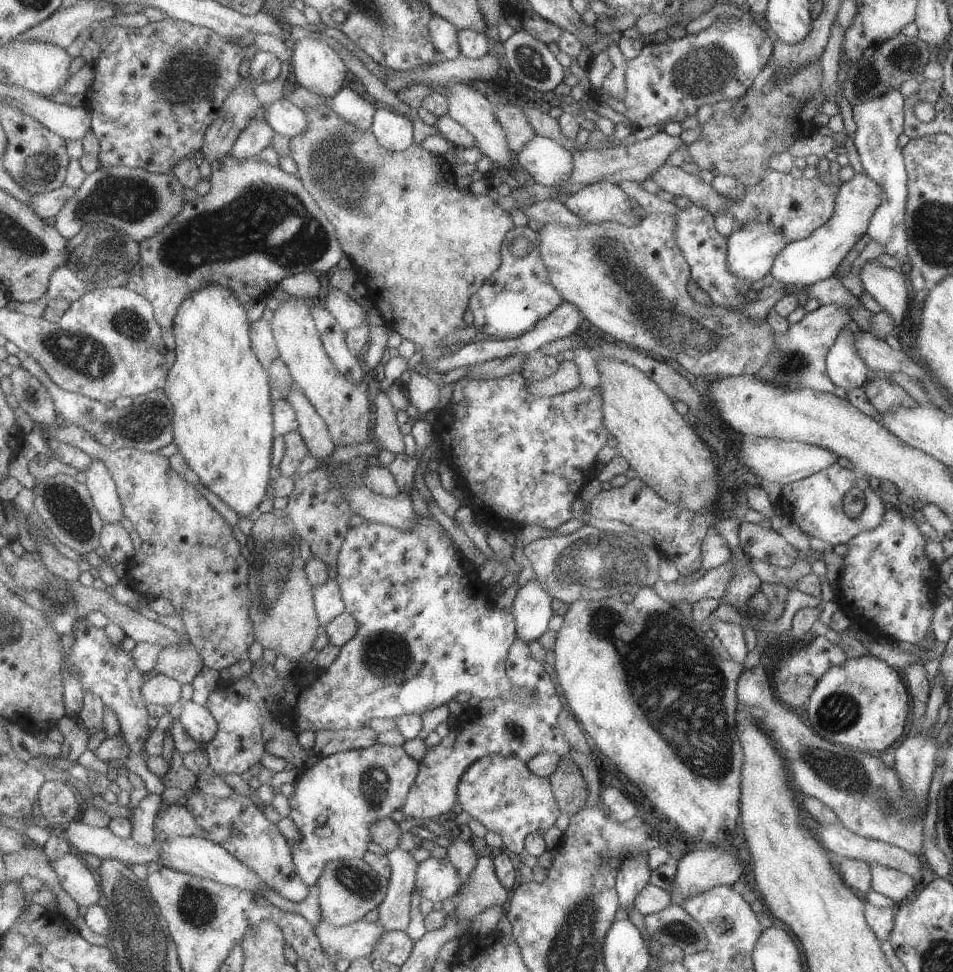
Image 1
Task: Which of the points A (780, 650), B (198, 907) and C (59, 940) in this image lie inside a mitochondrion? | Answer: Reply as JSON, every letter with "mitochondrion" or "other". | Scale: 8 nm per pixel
{"A":"other","B":"mitochondrion","C":"other"}

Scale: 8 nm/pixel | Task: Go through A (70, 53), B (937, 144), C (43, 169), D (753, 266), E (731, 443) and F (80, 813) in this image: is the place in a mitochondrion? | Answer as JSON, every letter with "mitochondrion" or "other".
{"A":"other","B":"other","C":"mitochondrion","D":"other","E":"other","F":"other"}

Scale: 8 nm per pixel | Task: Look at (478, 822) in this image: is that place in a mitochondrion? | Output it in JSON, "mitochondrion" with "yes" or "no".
{"mitochondrion":"no"}

